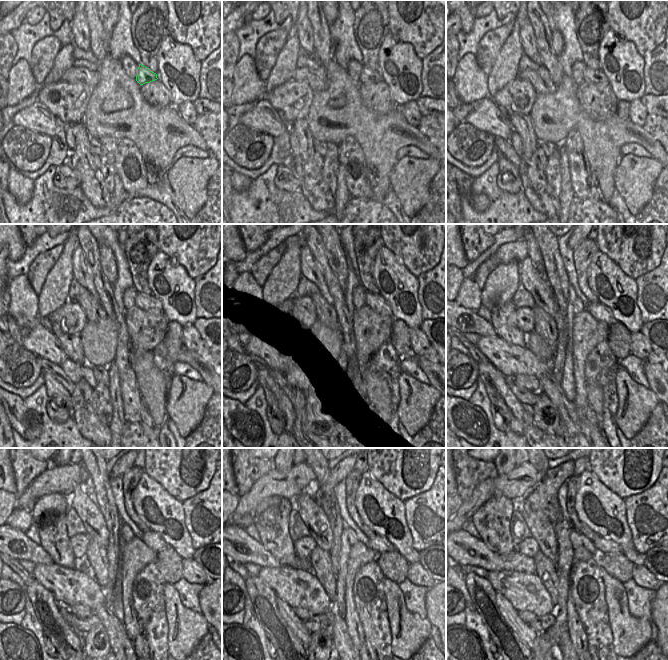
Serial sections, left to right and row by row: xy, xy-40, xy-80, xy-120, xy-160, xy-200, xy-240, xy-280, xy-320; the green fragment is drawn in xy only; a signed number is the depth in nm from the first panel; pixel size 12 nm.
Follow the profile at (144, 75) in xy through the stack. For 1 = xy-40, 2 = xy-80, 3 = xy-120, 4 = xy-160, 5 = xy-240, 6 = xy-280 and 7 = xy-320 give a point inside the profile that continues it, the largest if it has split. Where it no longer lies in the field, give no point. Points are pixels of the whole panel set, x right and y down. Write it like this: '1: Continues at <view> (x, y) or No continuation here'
1: Continues at xy-40 (367, 76)
2: Continues at xy-80 (592, 76)
3: Continues at xy-120 (144, 301)
4: Continues at xy-160 (374, 301)
5: Continues at xy-240 (154, 540)
6: Continues at xy-280 (379, 544)
7: Continues at xy-320 (605, 546).

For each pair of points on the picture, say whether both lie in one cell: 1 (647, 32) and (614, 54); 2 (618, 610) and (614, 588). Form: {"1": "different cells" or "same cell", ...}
{"1": "different cells", "2": "same cell"}

